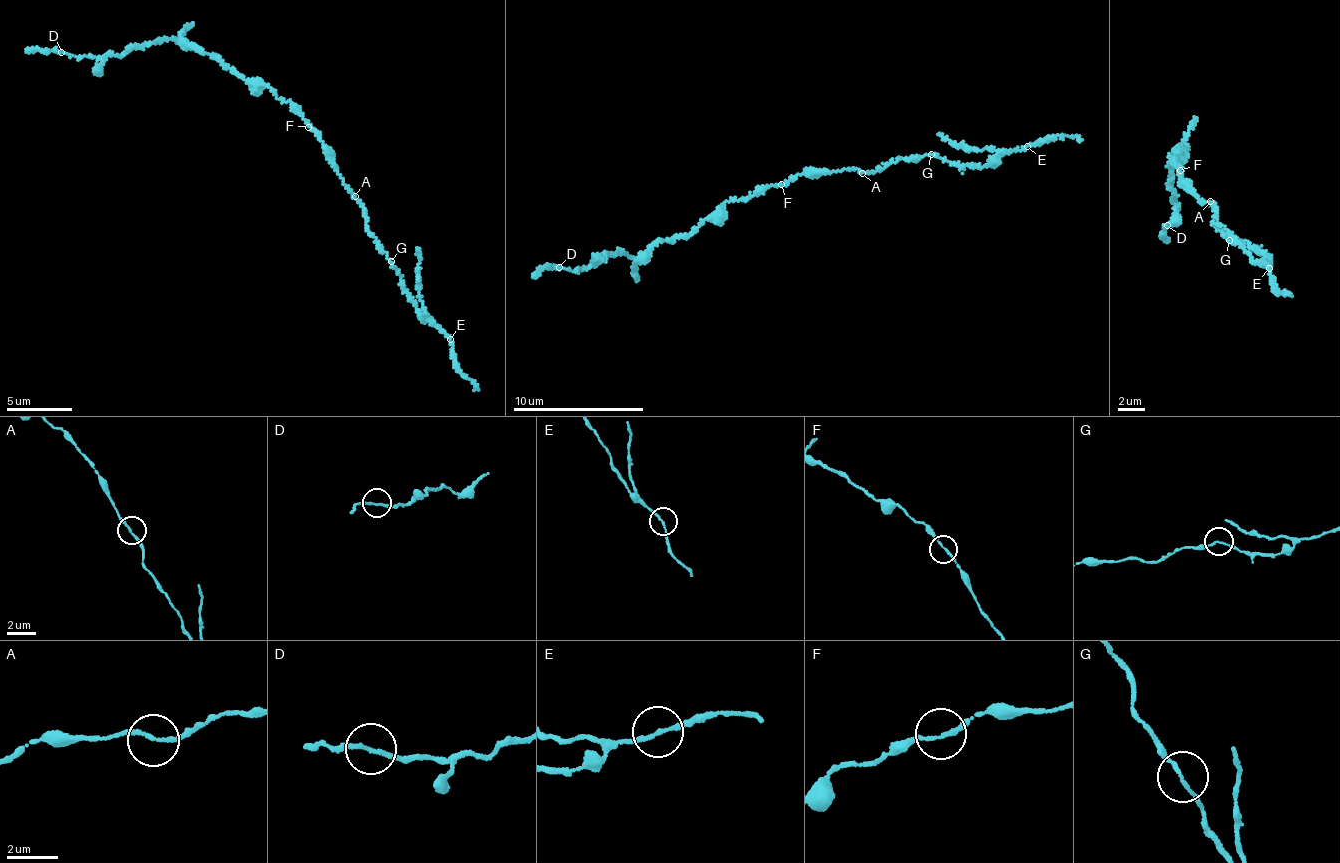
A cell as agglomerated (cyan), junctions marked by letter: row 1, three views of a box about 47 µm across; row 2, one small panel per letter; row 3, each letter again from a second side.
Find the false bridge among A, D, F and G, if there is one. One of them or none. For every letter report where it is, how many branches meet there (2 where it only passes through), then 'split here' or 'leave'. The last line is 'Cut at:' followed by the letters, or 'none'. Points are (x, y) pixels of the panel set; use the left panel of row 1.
A: (355, 196) | 2 | leave
D: (61, 52) | 2 | leave
F: (308, 127) | 2 | leave
G: (391, 261) | 2 | leave
Cut at: none

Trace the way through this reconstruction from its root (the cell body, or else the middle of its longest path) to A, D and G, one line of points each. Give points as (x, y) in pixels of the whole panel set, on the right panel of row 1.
A: (1181, 169), (1180, 179), (1183, 187), (1200, 200), (1210, 201)
D: (1181, 169), (1171, 155), (1182, 150), (1177, 149), (1169, 176), (1176, 218), (1167, 225)
G: (1181, 169), (1180, 179), (1183, 187), (1216, 209), (1218, 229), (1229, 241)

